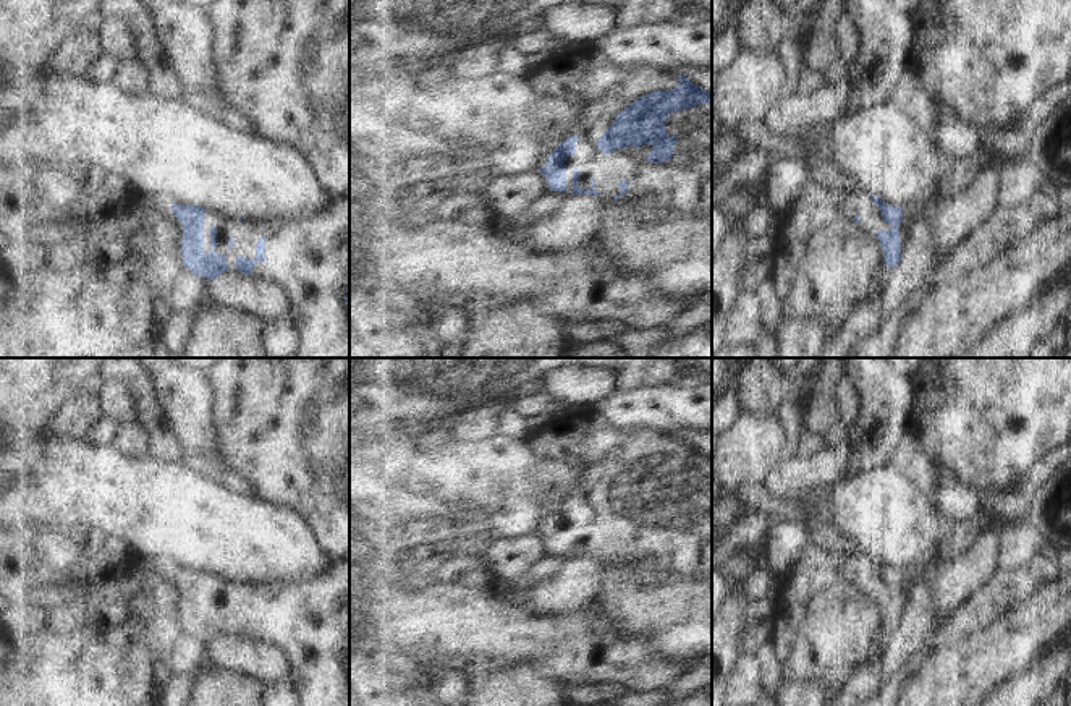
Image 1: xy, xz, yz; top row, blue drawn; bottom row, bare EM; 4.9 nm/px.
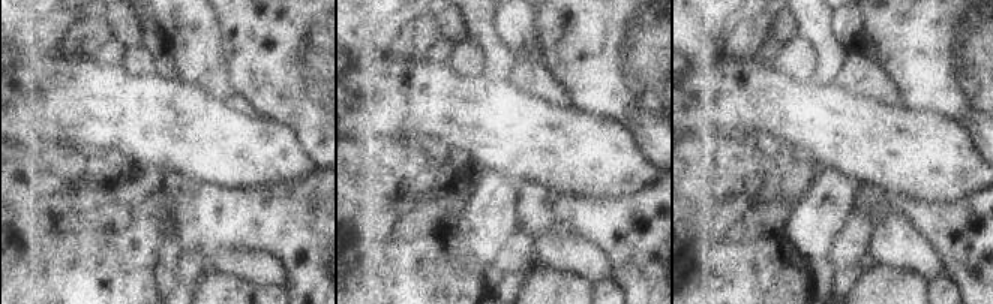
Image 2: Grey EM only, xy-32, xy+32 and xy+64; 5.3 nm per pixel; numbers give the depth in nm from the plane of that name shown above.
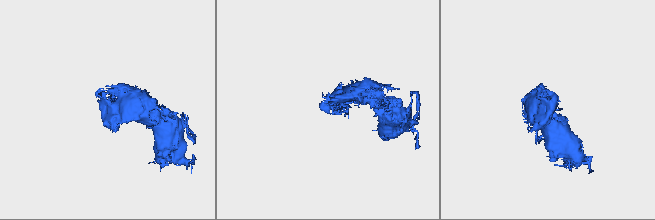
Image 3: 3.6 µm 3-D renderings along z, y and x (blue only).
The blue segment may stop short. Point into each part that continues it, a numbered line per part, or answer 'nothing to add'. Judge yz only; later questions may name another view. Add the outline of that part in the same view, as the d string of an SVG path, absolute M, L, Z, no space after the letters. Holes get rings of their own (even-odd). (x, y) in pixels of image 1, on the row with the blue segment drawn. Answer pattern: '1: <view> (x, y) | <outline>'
nothing to add

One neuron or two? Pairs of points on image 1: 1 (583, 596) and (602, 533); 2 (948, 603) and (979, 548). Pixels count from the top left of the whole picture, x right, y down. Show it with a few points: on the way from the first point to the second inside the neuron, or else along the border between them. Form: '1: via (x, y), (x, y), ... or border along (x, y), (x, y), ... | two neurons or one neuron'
1: border along (570, 559), (599, 557), (604, 561) | two neurons
2: via (952, 590), (979, 561) | one neuron

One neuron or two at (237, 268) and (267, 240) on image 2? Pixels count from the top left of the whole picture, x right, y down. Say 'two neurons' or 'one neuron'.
two neurons

